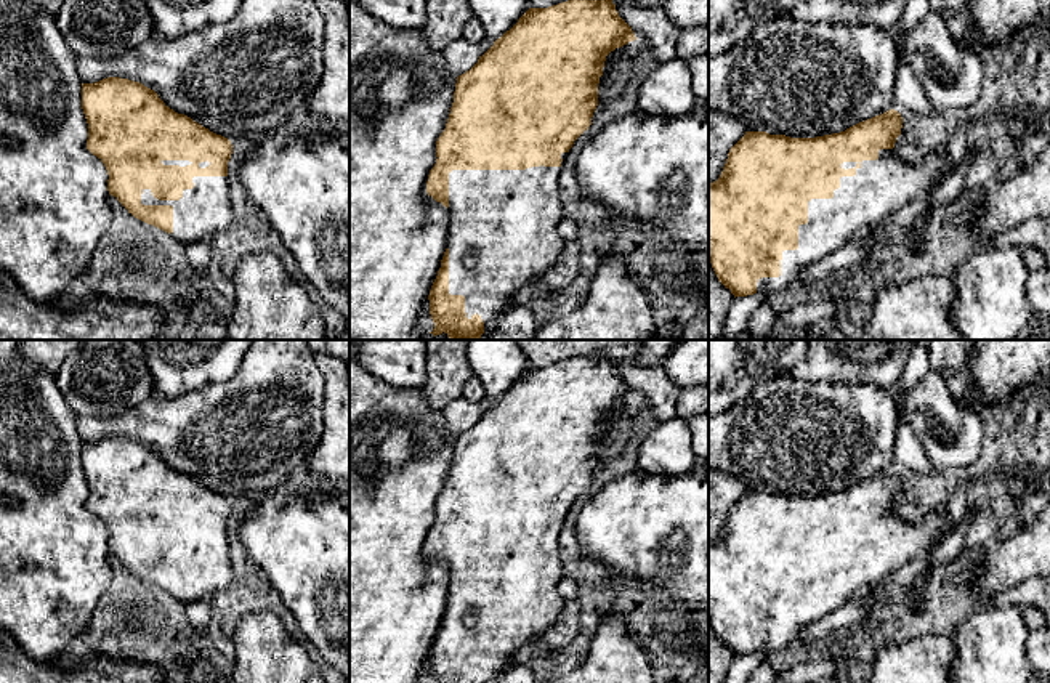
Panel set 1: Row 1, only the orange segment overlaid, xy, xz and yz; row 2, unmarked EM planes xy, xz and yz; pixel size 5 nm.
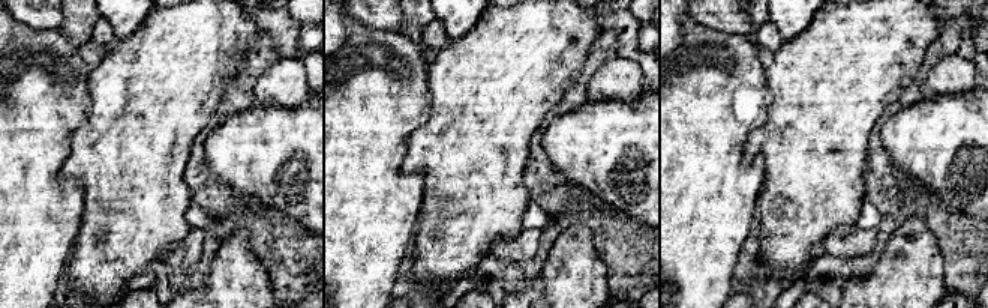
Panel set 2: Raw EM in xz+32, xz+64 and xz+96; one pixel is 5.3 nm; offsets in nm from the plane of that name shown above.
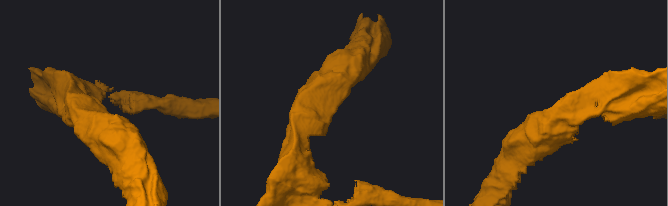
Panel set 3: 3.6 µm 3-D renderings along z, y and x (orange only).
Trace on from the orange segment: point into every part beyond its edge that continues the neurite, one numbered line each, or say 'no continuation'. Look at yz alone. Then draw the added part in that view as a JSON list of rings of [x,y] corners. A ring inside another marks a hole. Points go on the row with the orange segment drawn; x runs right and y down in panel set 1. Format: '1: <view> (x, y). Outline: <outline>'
1: yz (879, 188). Outline: [[[946,146],[922,162],[907,162],[893,149],[880,149],[877,160],[862,160],[854,176],[840,178],[832,199],[808,202],[808,223],[798,226],[798,249],[782,252],[781,276],[758,279],[757,292],[769,298],[785,290],[802,269],[878,226],[936,186],[954,167]]]

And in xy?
1: xy (204, 210). Outline: [[[194,176],[194,188],[184,189],[180,200],[159,200],[143,189],[143,205],[173,207],[173,239],[183,245],[208,240],[232,224],[232,202],[228,176]]]

